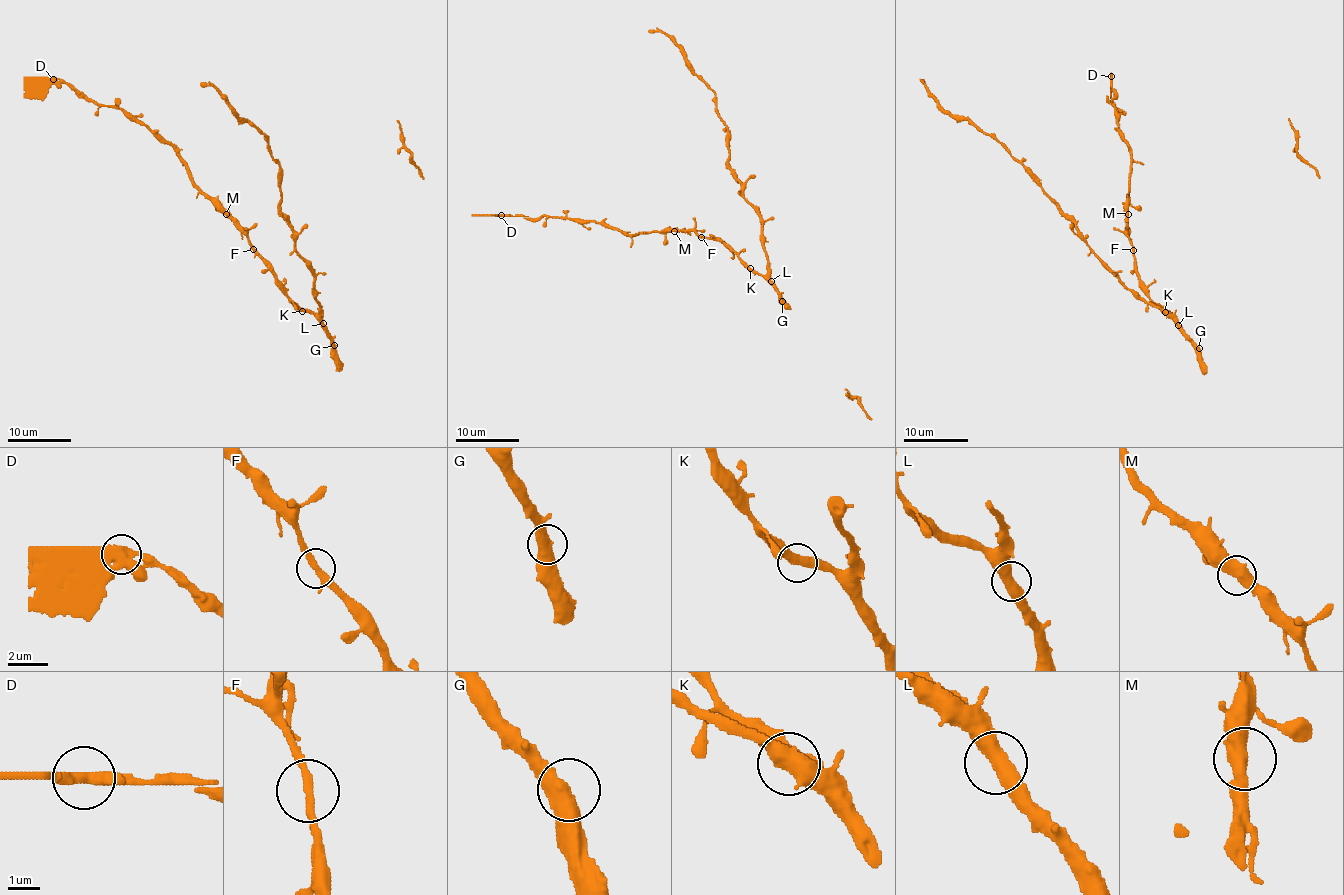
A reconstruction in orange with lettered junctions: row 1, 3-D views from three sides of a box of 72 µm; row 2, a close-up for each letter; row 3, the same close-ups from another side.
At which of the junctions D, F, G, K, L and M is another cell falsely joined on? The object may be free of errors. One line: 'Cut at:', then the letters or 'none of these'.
Cut at: D

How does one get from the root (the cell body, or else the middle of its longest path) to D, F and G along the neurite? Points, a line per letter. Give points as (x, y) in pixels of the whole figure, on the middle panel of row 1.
D: (752, 269), (725, 243), (694, 231), (625, 235), (596, 222), (574, 222), (568, 217), (501, 216)
F: (752, 269), (725, 243), (701, 236)
G: (752, 269), (772, 285), (782, 301)

